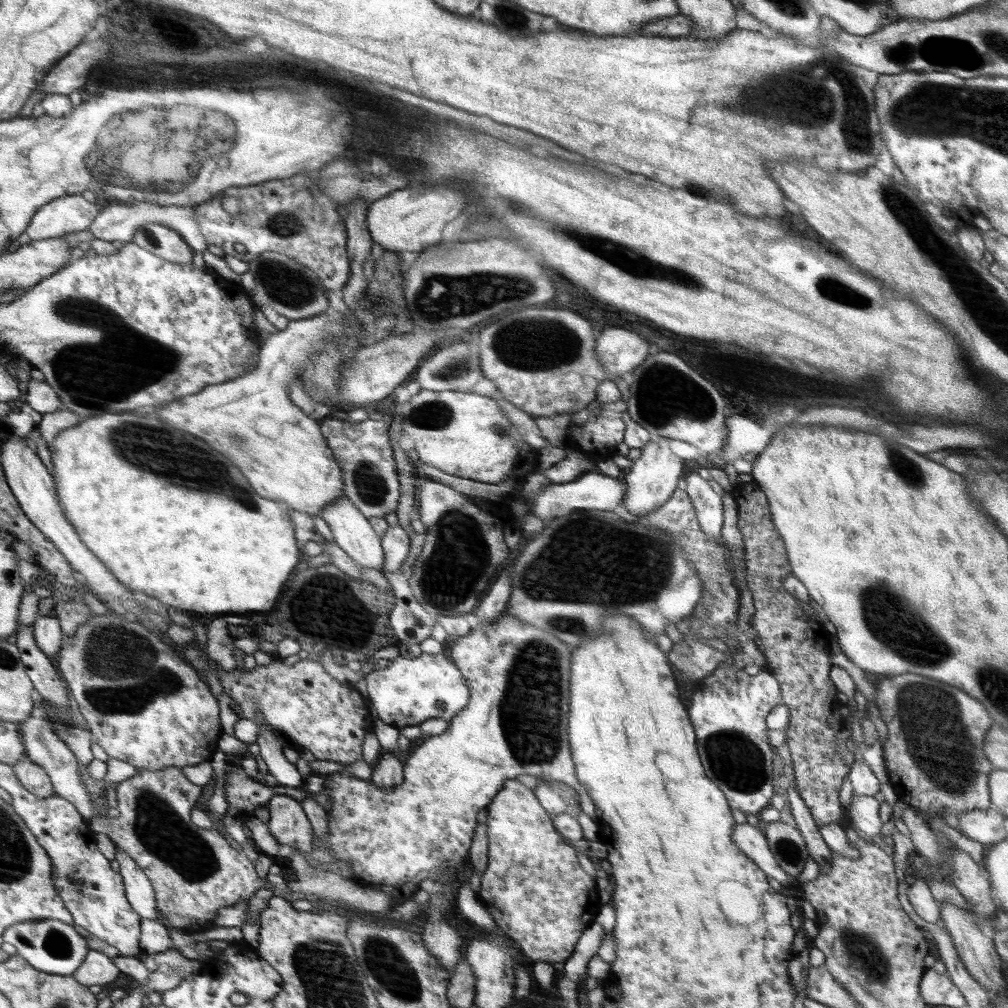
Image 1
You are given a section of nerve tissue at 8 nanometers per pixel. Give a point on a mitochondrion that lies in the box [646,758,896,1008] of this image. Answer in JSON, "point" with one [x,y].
{"point":[863,953]}

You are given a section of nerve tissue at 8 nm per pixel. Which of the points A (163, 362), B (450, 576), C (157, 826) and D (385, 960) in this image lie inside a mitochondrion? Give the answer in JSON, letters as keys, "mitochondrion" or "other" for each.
{"A":"mitochondrion","B":"mitochondrion","C":"mitochondrion","D":"mitochondrion"}

